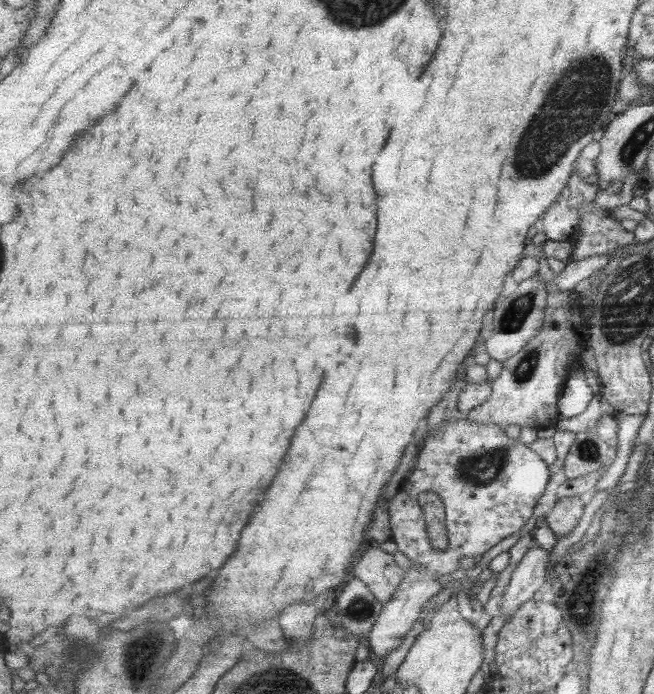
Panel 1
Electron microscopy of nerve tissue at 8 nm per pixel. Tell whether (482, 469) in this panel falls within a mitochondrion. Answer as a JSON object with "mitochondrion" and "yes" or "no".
{"mitochondrion":"yes"}

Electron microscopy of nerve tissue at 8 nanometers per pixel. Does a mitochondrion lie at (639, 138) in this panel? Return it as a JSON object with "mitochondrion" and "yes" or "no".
{"mitochondrion":"yes"}

